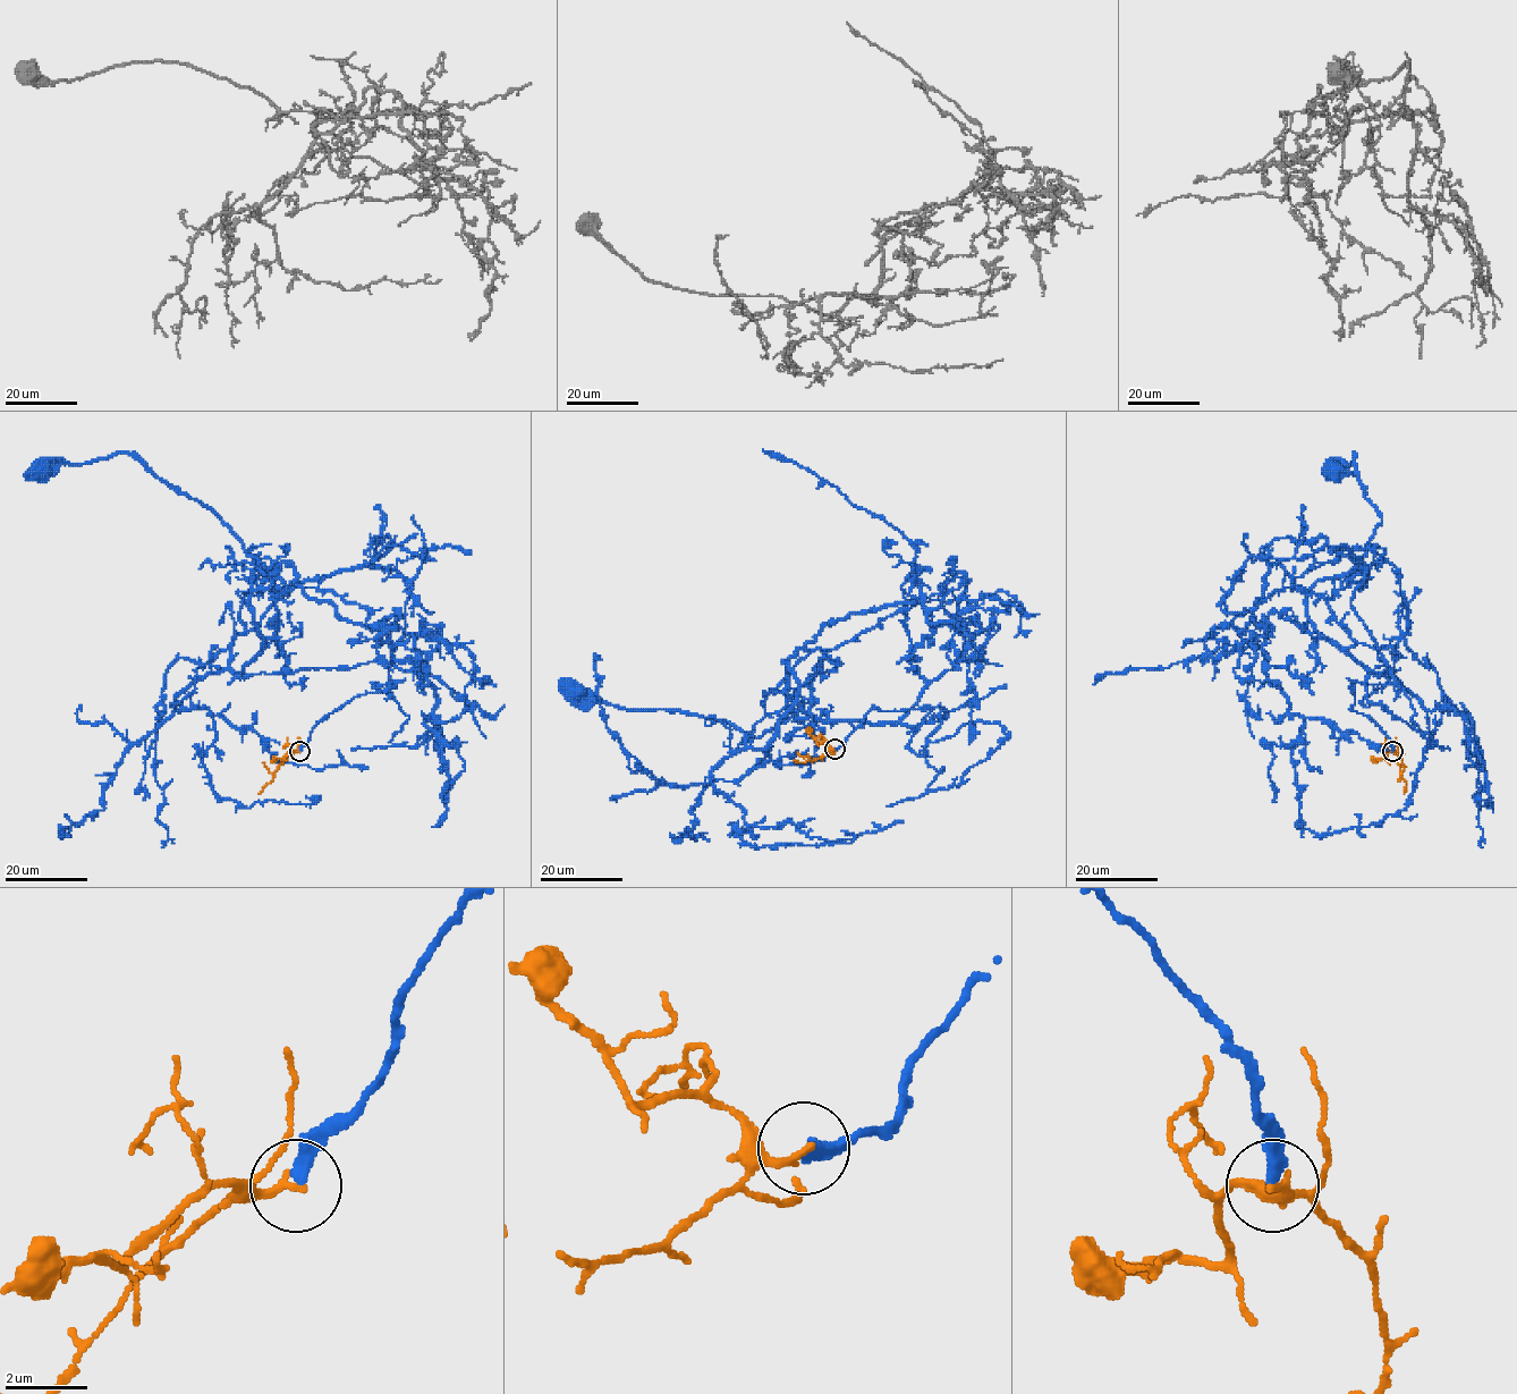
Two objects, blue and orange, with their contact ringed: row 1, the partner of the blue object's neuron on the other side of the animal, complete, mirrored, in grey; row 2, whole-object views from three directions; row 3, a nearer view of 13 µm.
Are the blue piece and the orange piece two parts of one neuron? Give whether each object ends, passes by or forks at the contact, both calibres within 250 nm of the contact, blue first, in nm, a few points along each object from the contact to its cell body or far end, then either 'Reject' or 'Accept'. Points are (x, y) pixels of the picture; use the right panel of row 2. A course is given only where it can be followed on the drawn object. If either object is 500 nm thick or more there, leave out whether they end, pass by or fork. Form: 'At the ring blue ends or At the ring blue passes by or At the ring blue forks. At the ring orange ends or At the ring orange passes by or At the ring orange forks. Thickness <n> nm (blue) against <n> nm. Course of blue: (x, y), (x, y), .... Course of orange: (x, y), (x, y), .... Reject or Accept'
At the ring blue ends. At the ring orange ends. Thickness 320 nm (blue) against 200 nm. Course of blue: (1392, 752), (1352, 708), (1350, 683), (1398, 692), (1350, 605), (1381, 515), (1353, 453), (1335, 467). Course of orange: (1392, 752), (1403, 762), (1400, 776), (1407, 784), (1404, 794). Reject

